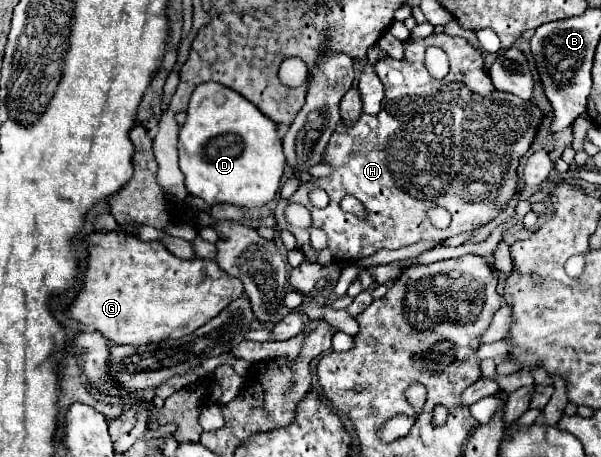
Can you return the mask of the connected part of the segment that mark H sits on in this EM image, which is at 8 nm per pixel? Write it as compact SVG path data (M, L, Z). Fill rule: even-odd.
M436 32L430 34L428 38L408 38L404 42L404 56L406 58L402 62L390 56L384 56L376 62L376 74L386 88L382 110L376 116L362 112L360 118L350 126L340 122L324 152L324 162L332 166L332 174L300 184L298 192L292 196L292 202L300 202L310 210L314 228L320 228L326 232L328 246L320 252L314 250L310 246L310 232L302 228L292 228L284 220L284 206L288 206L288 200L280 198L276 204L274 216L276 216L278 228L286 228L296 236L298 248L304 252L306 260L314 260L320 264L336 262L340 266L346 266L348 258L350 262L358 258L366 258L378 252L380 248L396 250L396 248L416 244L420 240L430 240L430 242L440 244L442 240L450 236L456 236L460 232L472 232L492 222L506 208L512 196L520 190L518 164L520 164L520 158L532 146L538 126L544 118L540 108L536 108L532 102L520 100L518 96L510 92L496 90L484 66L482 50L474 48L464 38L454 38L454 36L436 34ZM428 46L438 46L448 54L450 72L442 80L434 80L424 68L424 52ZM468 184L474 184L474 200L466 198L464 194L464 188ZM312 188L322 188L328 192L330 204L326 208L316 208L310 204L308 192ZM346 194L356 196L366 206L368 210L366 220L354 214L348 214L340 208L340 200ZM430 206L442 206L450 212L452 220L448 228L444 230L434 228L434 224L430 222L426 214Z

